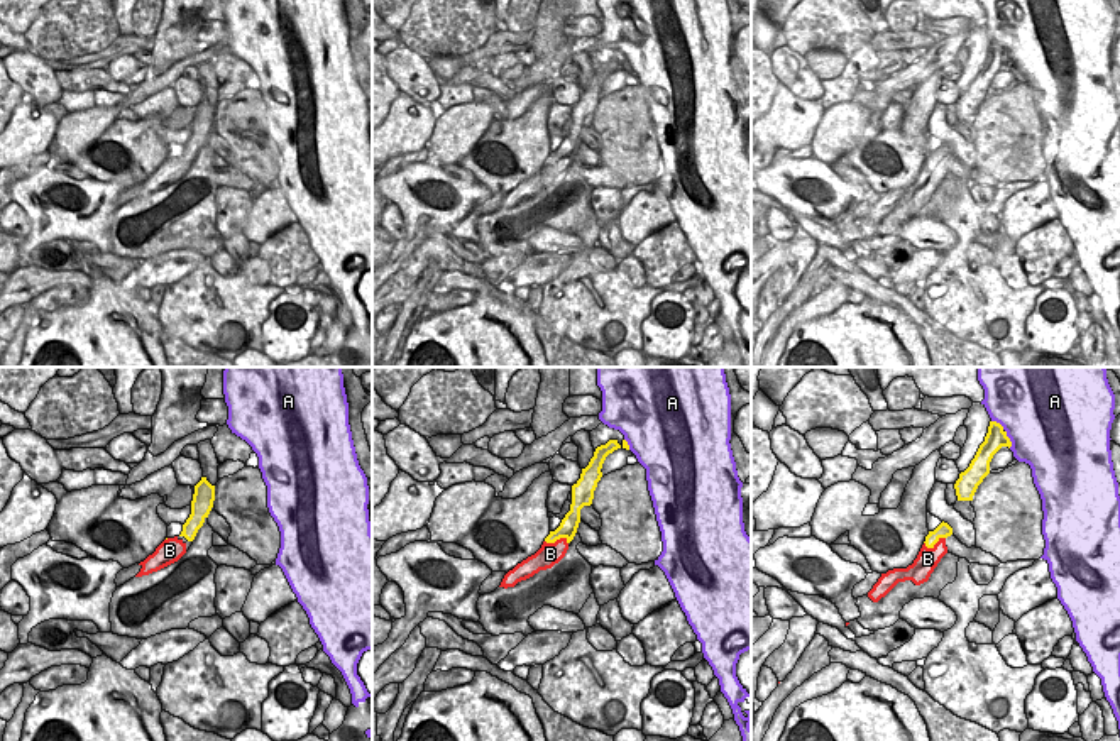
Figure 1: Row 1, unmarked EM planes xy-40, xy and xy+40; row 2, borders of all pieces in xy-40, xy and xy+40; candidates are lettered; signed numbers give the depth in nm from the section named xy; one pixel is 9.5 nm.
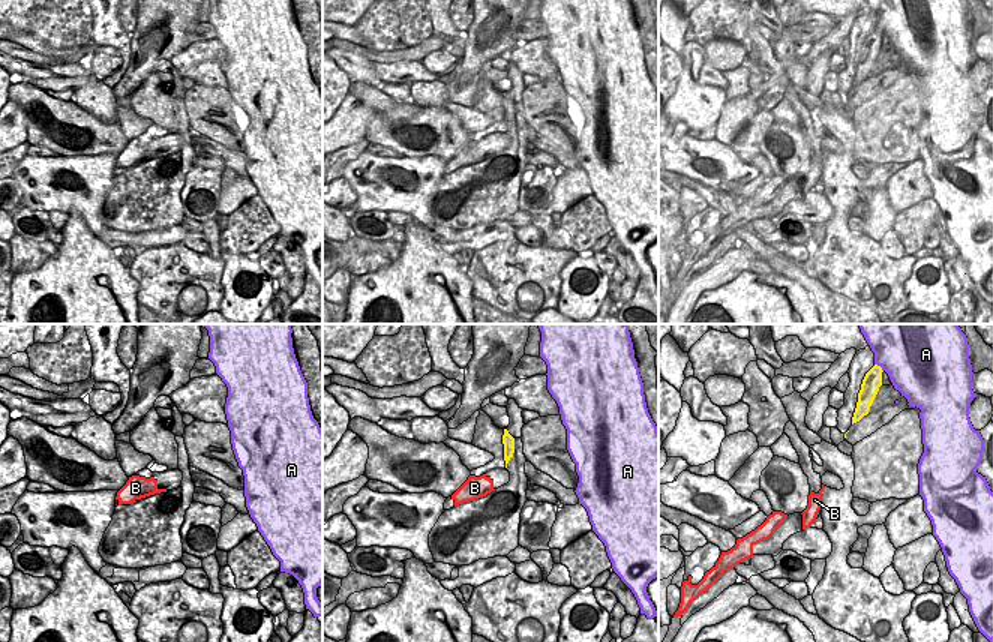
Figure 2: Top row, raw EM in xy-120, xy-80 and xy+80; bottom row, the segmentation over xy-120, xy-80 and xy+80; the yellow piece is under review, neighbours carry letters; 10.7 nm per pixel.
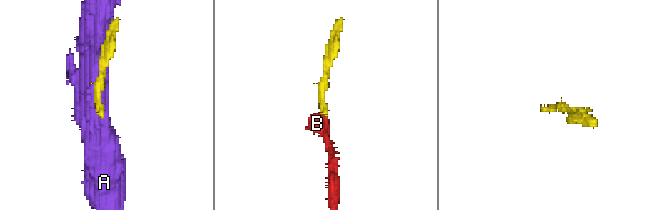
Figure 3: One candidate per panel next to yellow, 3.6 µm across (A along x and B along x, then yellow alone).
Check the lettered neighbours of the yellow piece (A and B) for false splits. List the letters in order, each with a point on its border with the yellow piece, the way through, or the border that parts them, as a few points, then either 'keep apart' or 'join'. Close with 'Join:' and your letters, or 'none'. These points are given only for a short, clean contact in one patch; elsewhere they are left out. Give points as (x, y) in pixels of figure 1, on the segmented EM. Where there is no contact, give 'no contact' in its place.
A: meets yellow in xy+40 at (1005, 432); keep apart
B: meets yellow in xy at (555, 540); join
Join: B

